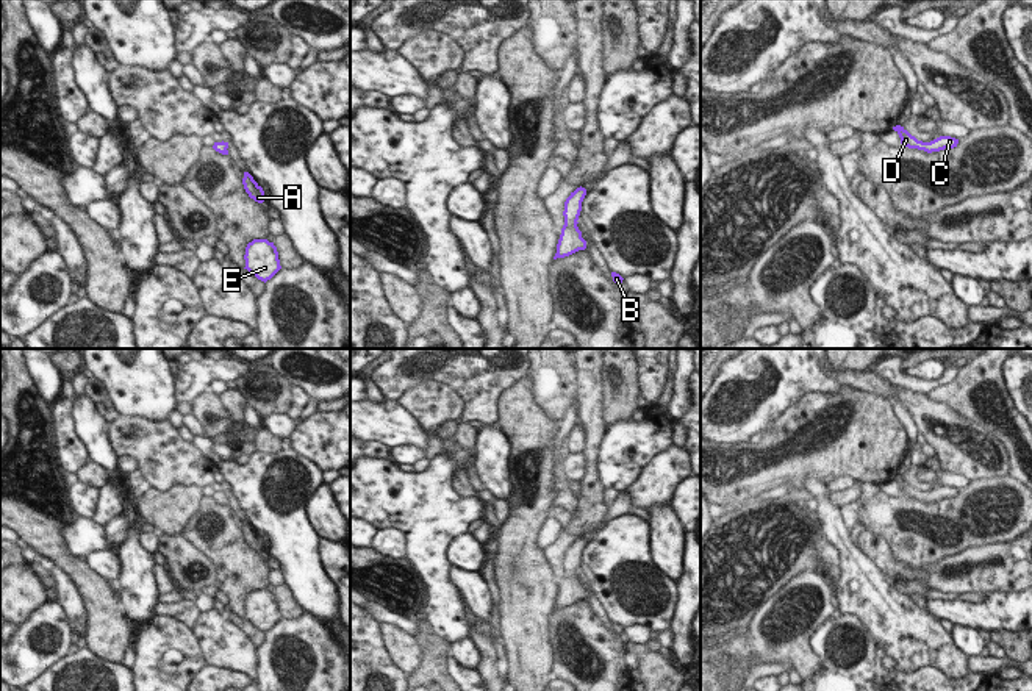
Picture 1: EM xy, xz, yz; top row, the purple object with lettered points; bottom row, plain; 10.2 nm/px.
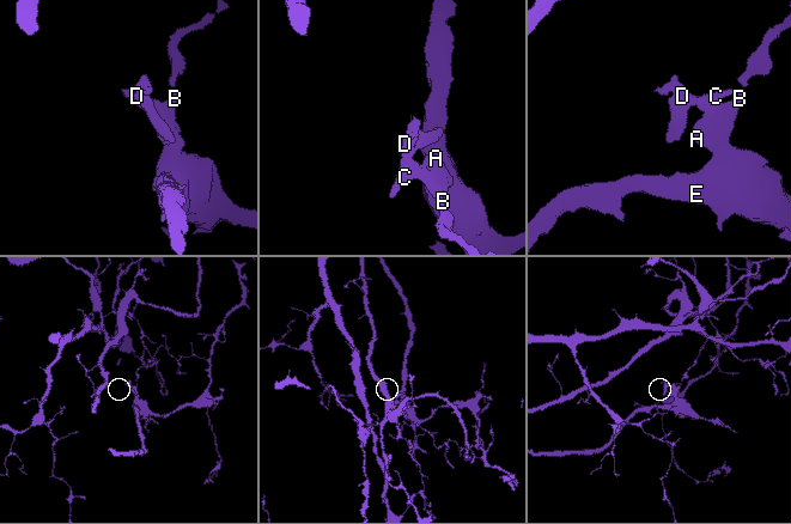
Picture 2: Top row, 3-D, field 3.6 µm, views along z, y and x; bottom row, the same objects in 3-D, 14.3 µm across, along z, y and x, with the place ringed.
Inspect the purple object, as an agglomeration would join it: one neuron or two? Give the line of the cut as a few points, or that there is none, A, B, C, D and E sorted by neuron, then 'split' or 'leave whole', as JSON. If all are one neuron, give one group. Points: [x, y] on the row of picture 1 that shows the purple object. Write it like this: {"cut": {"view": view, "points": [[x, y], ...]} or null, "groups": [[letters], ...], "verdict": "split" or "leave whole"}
{"cut": null, "groups": [["A", "B", "C", "D", "E"]], "verdict": "leave whole"}

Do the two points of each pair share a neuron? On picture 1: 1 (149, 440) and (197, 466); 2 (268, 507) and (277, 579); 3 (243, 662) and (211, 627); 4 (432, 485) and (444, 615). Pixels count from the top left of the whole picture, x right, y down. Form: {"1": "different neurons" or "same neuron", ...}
{"1": "same neuron", "2": "different neurons", "3": "same neuron", "4": "same neuron"}

